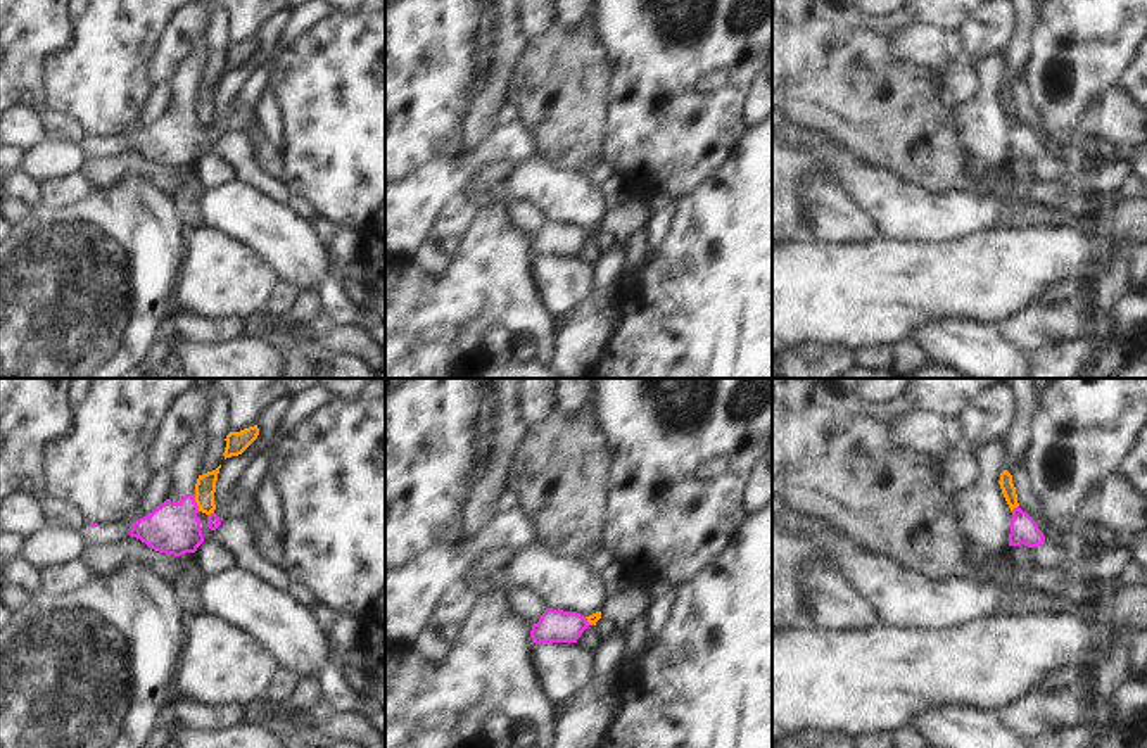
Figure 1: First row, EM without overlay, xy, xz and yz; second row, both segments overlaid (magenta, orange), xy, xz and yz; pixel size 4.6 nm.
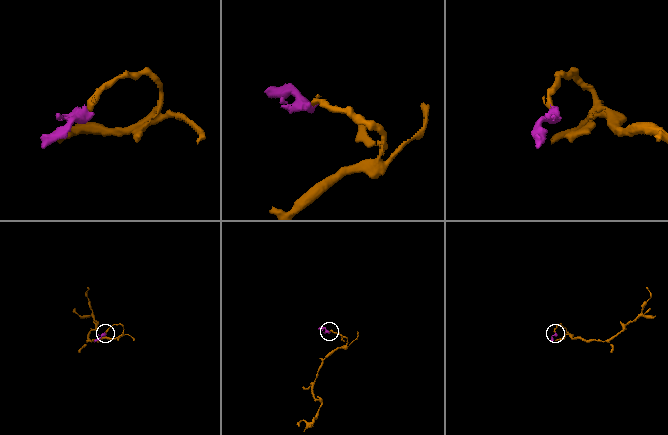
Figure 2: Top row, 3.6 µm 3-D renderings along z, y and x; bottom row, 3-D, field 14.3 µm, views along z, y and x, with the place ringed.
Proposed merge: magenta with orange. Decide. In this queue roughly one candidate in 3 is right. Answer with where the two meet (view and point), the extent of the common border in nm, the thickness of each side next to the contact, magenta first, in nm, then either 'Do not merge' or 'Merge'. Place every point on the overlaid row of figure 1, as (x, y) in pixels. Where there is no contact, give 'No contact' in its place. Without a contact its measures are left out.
Touches magenta at xy (196, 503). Shared border 80 nm. Thickness 240 nm (magenta) against 100 nm. Do not merge.

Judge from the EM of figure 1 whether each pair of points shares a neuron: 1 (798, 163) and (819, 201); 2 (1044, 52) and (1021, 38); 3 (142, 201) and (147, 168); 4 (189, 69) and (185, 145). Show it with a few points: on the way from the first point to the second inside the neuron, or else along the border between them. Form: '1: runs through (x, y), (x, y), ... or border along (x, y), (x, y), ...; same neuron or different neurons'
1: border along (811, 164), (798, 177), (798, 209); different neurons
2: border along (1040, 18), (1032, 37), (1032, 56), (1025, 71); different neurons
3: border along (106, 189), (130, 177), (140, 177), (170, 196); different neurons
4: runs through (183, 88), (183, 126); same neuron

